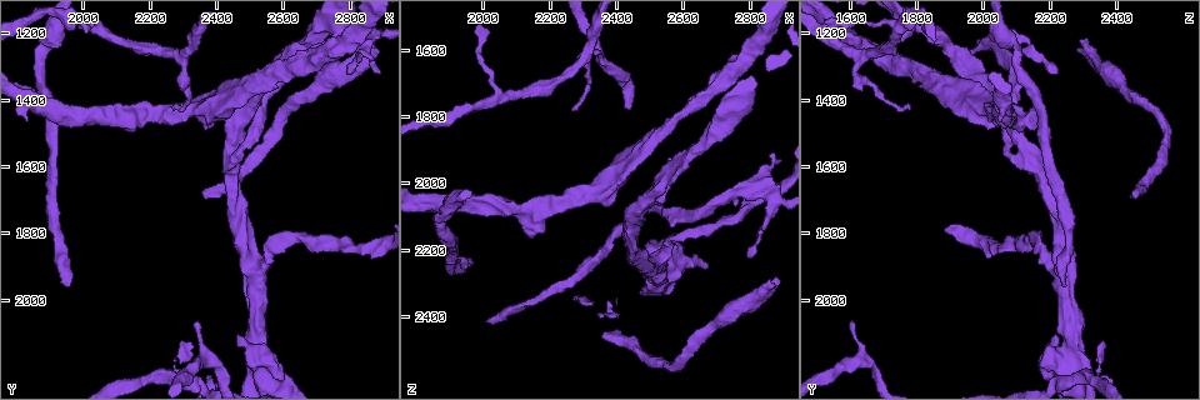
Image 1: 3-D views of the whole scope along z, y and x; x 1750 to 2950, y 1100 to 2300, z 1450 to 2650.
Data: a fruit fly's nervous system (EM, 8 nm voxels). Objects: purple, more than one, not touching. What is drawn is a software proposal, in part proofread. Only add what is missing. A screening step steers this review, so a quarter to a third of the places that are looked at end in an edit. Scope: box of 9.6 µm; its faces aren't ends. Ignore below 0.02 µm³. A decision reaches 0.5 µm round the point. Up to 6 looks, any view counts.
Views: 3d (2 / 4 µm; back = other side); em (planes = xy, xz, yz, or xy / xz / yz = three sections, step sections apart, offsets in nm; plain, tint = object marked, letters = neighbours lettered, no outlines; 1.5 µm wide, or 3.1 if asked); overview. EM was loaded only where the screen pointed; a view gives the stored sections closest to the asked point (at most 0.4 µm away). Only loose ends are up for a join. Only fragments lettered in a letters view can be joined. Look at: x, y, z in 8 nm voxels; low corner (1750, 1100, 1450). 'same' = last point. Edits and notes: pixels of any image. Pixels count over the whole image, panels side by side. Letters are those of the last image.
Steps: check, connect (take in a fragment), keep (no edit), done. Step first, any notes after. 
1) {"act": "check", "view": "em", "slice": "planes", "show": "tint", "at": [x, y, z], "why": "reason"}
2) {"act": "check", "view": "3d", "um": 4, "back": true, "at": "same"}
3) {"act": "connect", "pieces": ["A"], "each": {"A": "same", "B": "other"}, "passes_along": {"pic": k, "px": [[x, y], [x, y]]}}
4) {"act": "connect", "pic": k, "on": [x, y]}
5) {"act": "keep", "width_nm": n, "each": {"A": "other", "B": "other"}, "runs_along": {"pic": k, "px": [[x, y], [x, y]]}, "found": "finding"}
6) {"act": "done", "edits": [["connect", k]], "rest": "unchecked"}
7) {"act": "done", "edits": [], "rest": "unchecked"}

{"act": "check", "view": "3d", "um": 4, "at": [2880, 1260, 2290], "why": "an open end"}

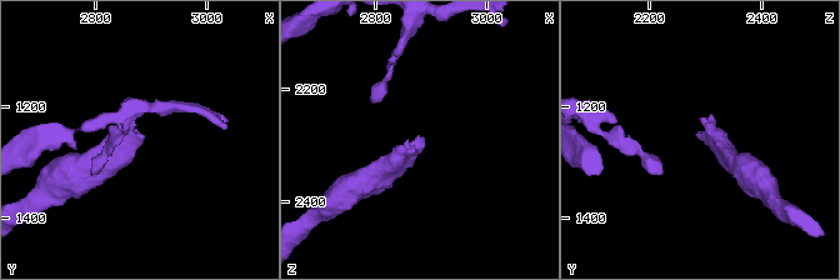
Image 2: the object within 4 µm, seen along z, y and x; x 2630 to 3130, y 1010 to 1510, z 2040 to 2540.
{"act": "check", "view": "em", "slice": "planes", "show": "letters", "at": [2885, 1260, 2290], "why": "need the tissue"}

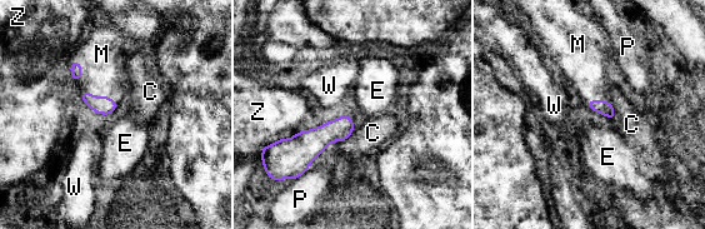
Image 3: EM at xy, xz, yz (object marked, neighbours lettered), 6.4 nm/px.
{"act": "connect", "pieces": ["M"], "each": {"C": "other", "E": "other", "M": "same", "P": "other", "W": "other", "Z": "other"}, "passes_along": {"pic": 3, "px": [[104, 105], [100, 96], [103, 58]]}, "found": "the neuron continues"}

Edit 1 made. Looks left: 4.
{"act": "check", "view": "overview"}

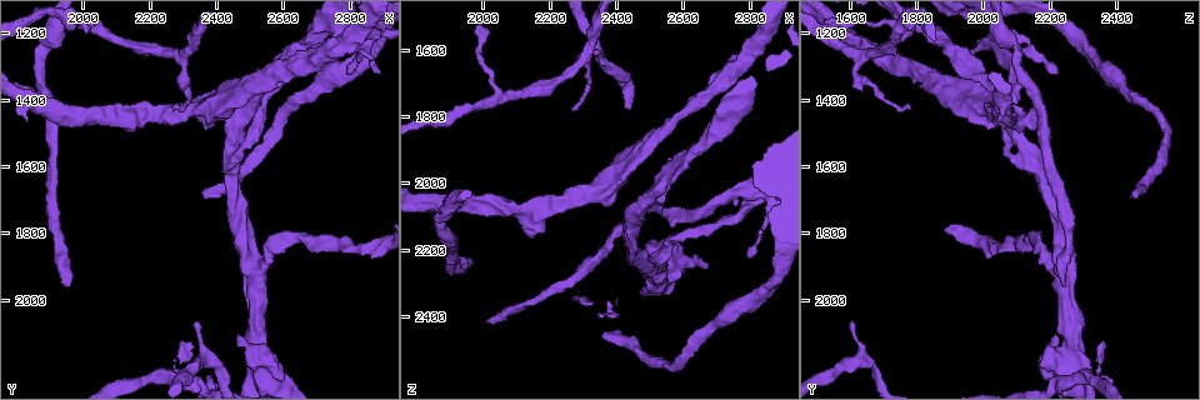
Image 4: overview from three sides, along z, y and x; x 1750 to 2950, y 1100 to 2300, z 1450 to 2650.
{"act": "check", "view": "em", "slice": "planes", "show": "letters", "at": [2270, 1420, 1780], "why": "thin end"}

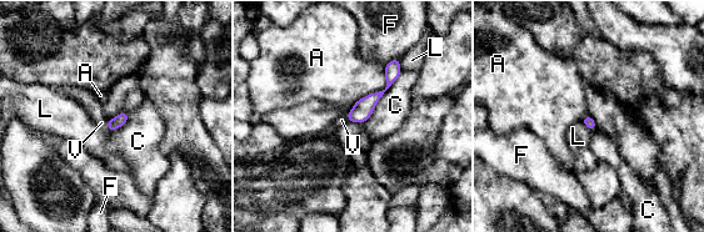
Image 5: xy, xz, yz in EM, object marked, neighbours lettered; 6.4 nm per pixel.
{"act": "connect", "pieces": ["V"], "each": {"A": "other", "C": "other", "F": "other", "L": "other", "V": "same"}, "passes_along": {"pic": 5, "px": [[116, 122], [106, 124], [86, 99]]}, "found": "the neuron continues"}

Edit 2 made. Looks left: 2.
{"act": "check", "view": "3d", "um": 2, "at": [2340, 2060, 1600], "why": "tapers out"}

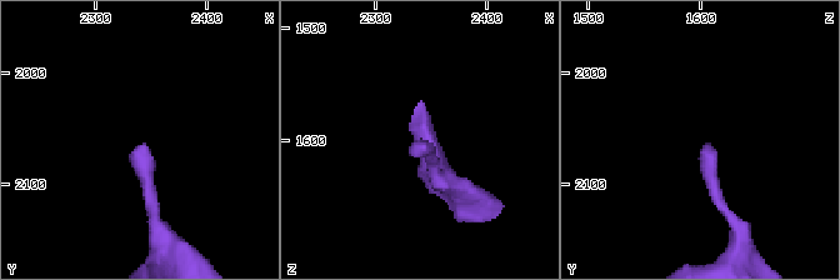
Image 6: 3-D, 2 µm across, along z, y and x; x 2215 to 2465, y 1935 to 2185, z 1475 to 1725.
{"act": "check", "view": "em", "slice": "planes", "show": "letters", "at": [2340, 2060, 1606]}

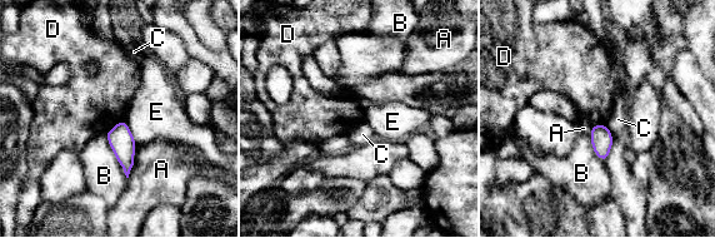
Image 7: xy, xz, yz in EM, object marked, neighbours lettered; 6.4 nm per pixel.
{"act": "keep", "each": {"A": "other", "B": "other", "C": "other", "D": "other", "E": "other"}, "border": {"pic": 7, "px": [[124, 119], [105, 133]]}, "found": "no lettered fragment goes on from it"}

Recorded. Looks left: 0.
{"act": "done", "edits": [["connect", 3], ["connect", 5]], "rest": "unchecked"}

